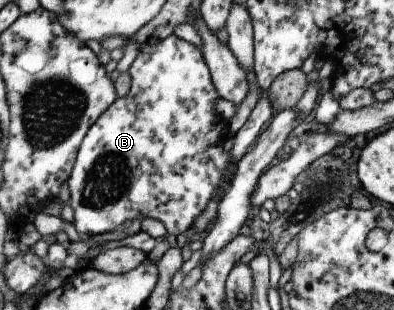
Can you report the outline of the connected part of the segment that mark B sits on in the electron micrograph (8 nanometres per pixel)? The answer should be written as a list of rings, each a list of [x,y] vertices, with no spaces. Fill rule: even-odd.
[[[173,33],[157,41],[154,44],[140,45],[138,54],[132,61],[132,64],[127,69],[131,80],[128,92],[122,97],[116,98],[97,118],[96,121],[88,128],[80,142],[76,157],[67,179],[69,189],[69,201],[66,203],[74,212],[74,229],[81,237],[89,237],[92,235],[102,235],[113,229],[117,229],[118,225],[123,227],[129,224],[134,219],[143,219],[151,217],[163,223],[165,231],[172,235],[184,233],[193,225],[193,221],[207,207],[209,200],[213,198],[216,190],[221,190],[222,195],[229,188],[233,173],[230,169],[231,157],[228,150],[223,148],[223,143],[226,141],[224,134],[224,126],[226,120],[215,110],[216,100],[219,93],[212,85],[211,77],[201,54],[201,49],[198,46],[188,43]]]

